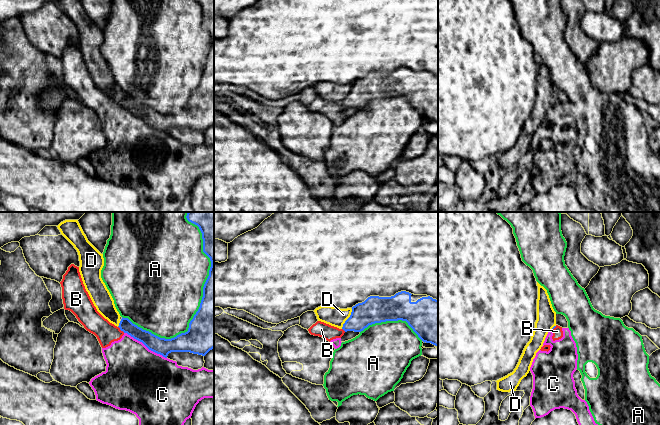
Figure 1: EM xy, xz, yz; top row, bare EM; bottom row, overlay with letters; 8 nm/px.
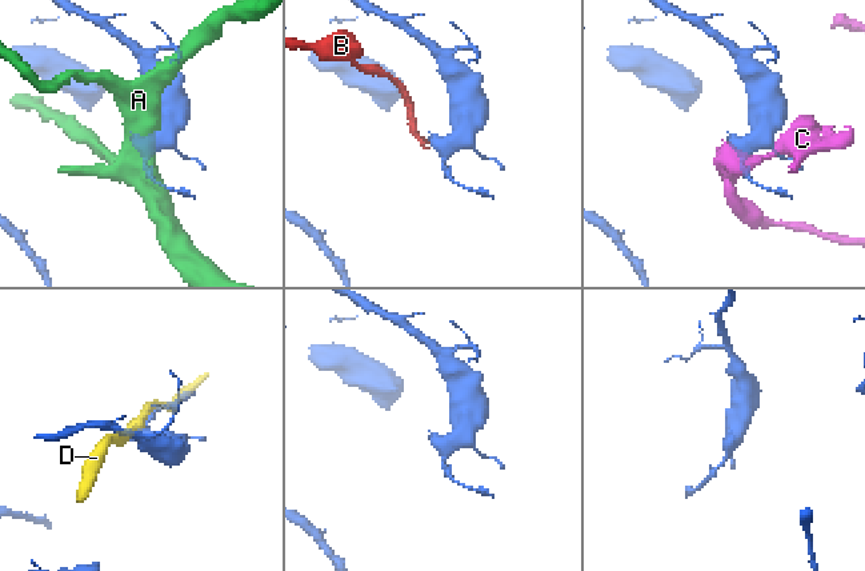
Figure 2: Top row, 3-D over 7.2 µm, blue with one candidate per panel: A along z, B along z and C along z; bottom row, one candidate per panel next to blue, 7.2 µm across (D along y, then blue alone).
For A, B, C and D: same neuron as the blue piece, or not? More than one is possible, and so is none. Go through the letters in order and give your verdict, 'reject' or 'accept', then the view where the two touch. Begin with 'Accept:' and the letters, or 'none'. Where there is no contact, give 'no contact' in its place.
Accept: none
A: reject; meets blue in xy
B: reject; meets blue in xy
C: reject; meets blue in xy
D: reject; meets blue in xz

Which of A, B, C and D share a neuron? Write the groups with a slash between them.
A / B C / D

